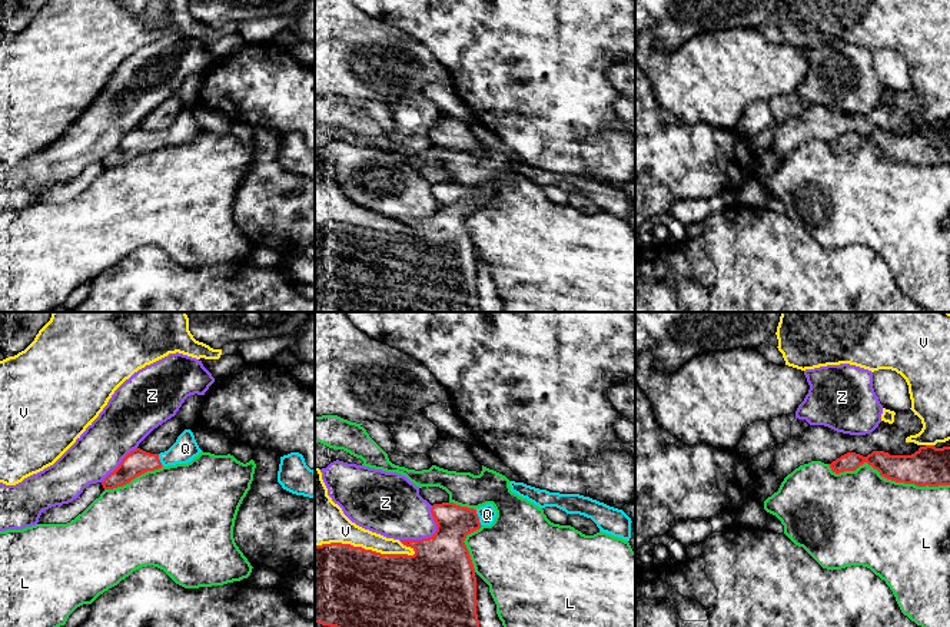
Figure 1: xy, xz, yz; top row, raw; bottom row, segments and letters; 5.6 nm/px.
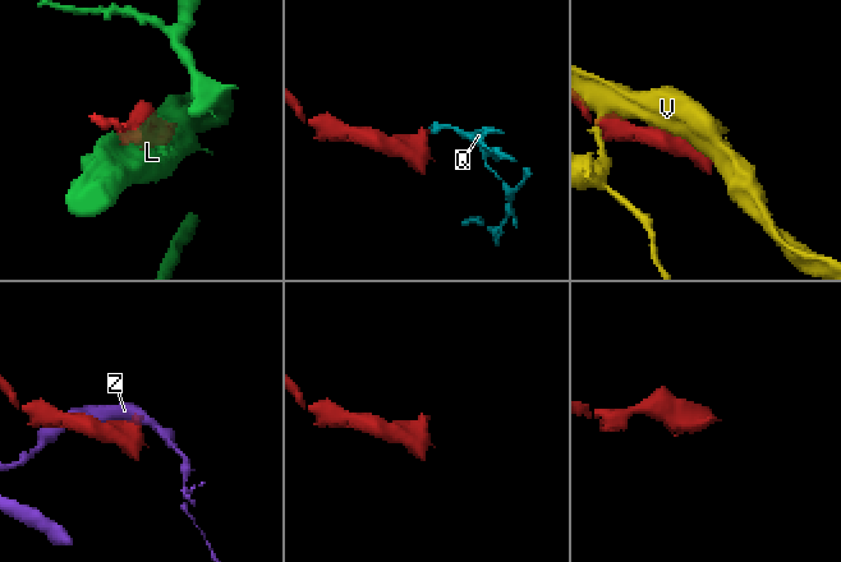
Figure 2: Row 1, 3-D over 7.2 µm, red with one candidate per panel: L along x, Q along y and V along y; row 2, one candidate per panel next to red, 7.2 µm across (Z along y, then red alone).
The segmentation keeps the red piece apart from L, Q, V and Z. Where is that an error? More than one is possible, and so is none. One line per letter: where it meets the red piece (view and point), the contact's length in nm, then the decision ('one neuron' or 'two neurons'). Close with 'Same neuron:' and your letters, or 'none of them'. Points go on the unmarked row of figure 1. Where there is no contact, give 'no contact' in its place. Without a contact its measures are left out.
L: meets red in yz at (887, 158); contact 700 nm long; two neurons
Q: meets red in xz at (478, 198); contact 100 nm long; one neuron
V: meets red in xz at (364, 228); contact 550 nm long; two neurons
Z: meets red in xz at (429, 216); contact 280 nm long; two neurons
Same neuron: Q

